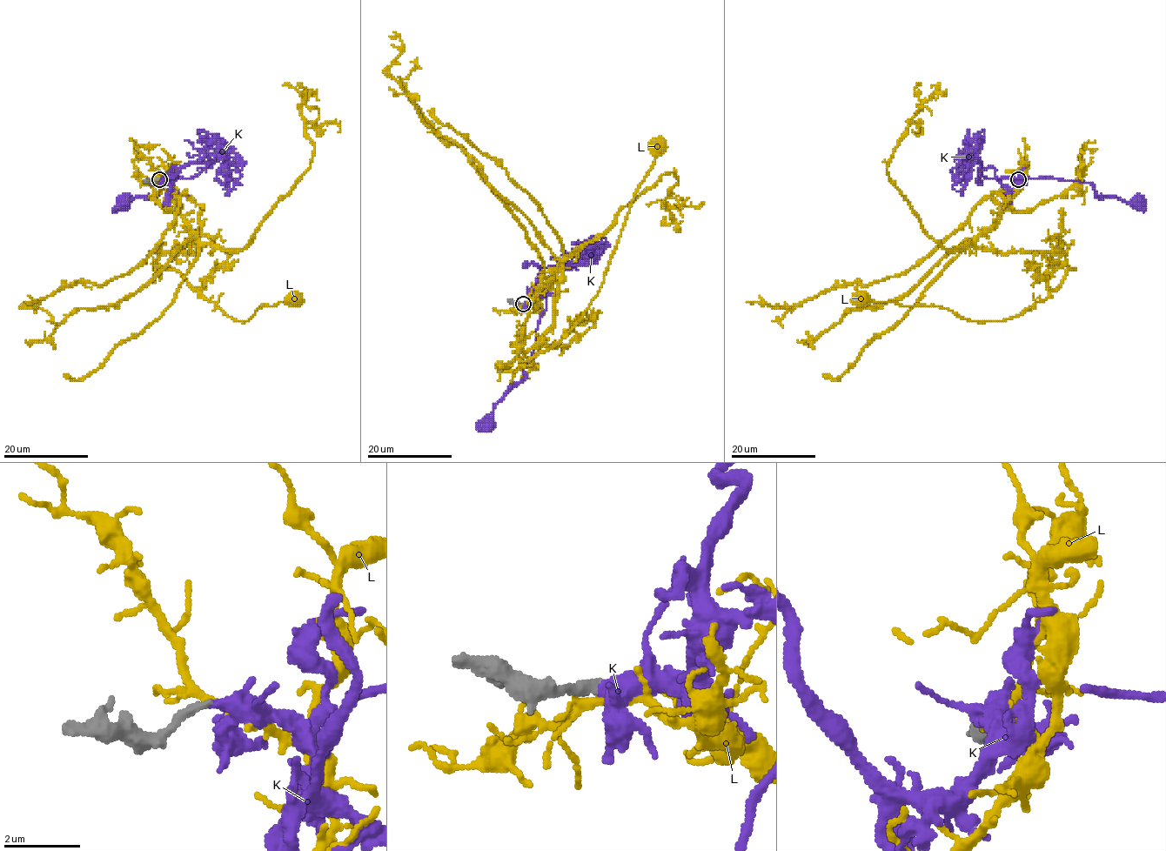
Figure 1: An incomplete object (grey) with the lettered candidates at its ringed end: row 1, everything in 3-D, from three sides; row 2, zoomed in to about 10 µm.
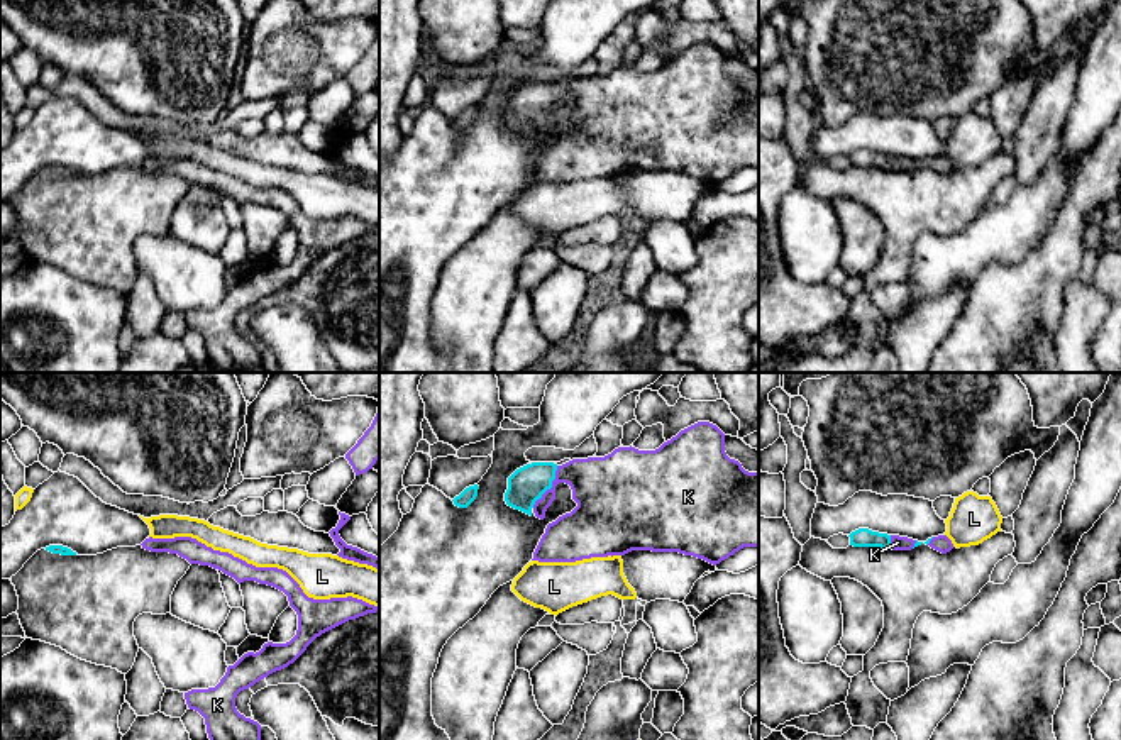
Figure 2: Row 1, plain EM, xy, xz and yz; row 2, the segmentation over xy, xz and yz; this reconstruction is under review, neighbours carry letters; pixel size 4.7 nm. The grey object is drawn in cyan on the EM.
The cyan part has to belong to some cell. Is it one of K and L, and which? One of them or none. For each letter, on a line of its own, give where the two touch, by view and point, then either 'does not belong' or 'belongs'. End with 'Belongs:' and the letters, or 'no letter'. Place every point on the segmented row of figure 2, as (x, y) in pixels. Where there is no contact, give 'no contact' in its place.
K: meets cyan in xz at (551, 486); belongs
L: no contact; does not belong
Belongs: K

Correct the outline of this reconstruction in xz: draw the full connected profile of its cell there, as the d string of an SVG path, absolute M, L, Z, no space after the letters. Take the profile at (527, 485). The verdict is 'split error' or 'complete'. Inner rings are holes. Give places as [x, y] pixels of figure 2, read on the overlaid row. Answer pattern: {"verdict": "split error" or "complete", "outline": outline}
{"verdict": "split error", "outline": "M698 422L655 450L618 447L605 457L572 459L562 466L532 462L508 478L508 506L544 520L555 500L555 486L566 483L577 506L549 523L532 561L576 562L591 557L625 555L632 550L679 552L713 566L743 547L759 547L759 472L748 472L725 452L725 434L710 422Z"}

